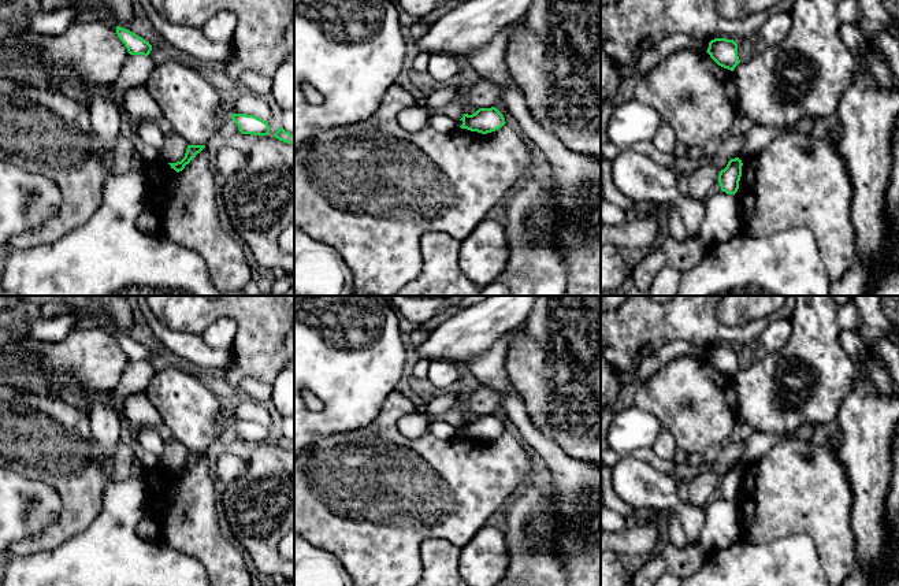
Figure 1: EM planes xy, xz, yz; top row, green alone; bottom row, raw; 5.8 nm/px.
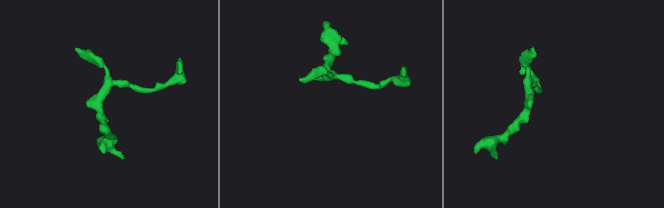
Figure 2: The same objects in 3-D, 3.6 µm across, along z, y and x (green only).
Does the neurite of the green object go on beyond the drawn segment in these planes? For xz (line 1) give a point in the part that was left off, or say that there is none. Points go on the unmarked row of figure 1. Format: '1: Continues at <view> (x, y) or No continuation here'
1: No continuation here

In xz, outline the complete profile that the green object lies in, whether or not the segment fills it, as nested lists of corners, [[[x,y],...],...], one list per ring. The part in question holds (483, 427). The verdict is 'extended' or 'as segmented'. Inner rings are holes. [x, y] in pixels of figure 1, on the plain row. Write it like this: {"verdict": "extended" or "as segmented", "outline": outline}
{"verdict": "as segmented", "outline": [[[479,415],[475,420],[464,420],[460,426],[461,435],[487,441],[501,435],[506,429],[504,422],[495,415]]]}

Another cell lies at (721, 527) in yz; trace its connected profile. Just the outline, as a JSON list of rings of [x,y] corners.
[[[718,497],[703,507],[703,511],[705,522],[701,530],[699,545],[707,555],[740,541],[742,523],[735,501]]]

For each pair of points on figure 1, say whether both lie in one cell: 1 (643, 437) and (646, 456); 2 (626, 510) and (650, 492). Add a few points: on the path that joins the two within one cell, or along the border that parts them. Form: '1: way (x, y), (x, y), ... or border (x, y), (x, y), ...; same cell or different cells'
1: border (652, 447), (639, 447), (631, 452); different cells
2: border (615, 490), (623, 500), (638, 510); different cells

